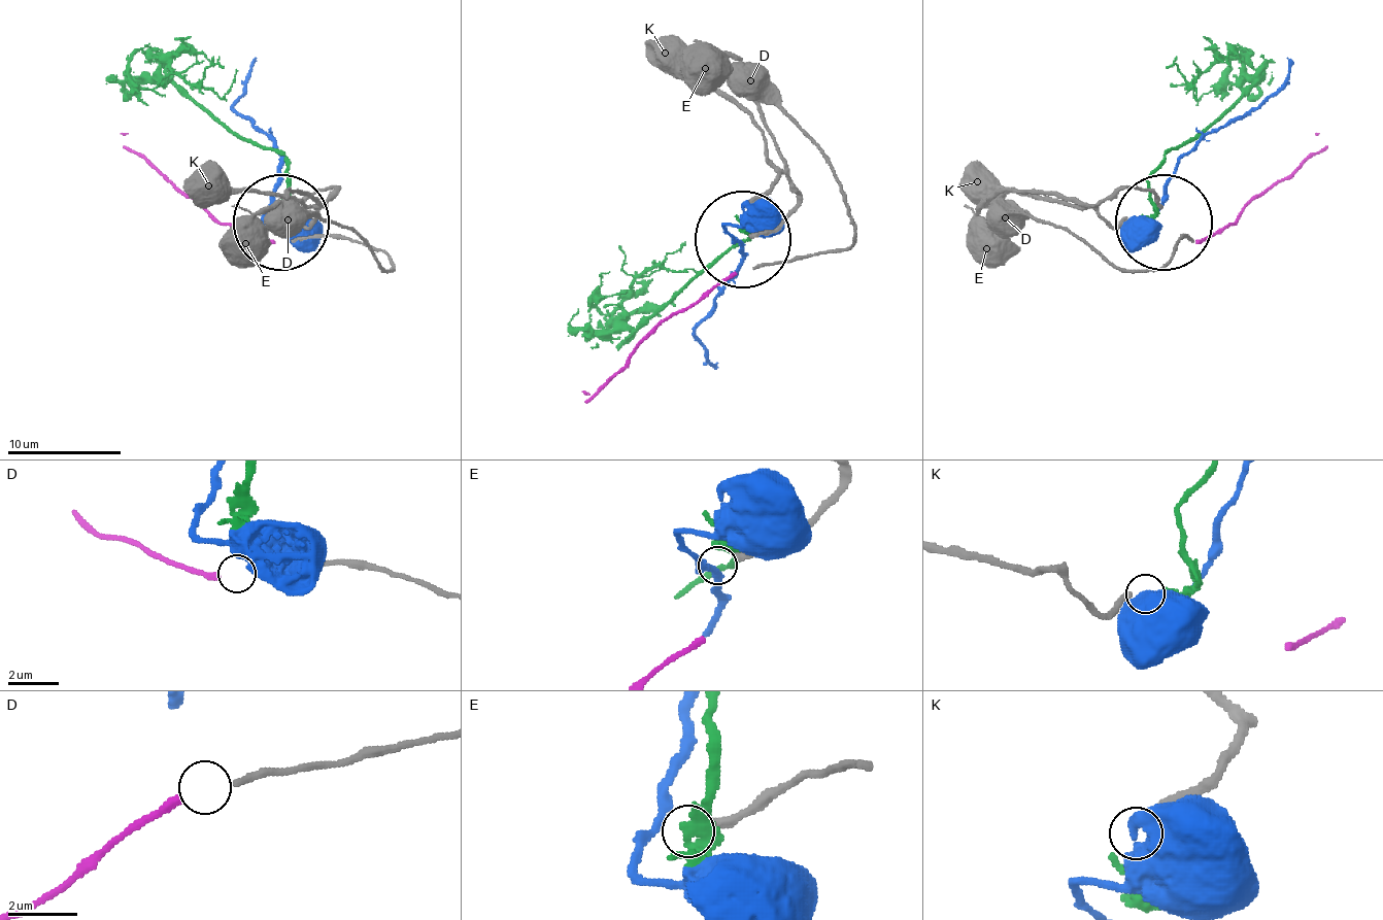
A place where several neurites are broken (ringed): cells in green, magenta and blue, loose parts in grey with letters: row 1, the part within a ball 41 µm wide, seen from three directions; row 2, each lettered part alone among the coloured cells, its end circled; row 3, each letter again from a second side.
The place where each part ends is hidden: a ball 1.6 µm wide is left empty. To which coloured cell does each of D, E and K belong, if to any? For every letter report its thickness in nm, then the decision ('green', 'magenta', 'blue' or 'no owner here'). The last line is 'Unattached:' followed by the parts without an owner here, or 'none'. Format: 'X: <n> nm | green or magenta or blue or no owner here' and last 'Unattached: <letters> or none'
D: 190 nm | magenta
E: 280 nm | no owner here
K: 260 nm | green
Unattached: E

